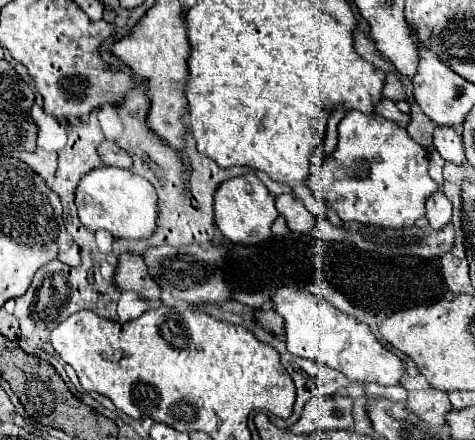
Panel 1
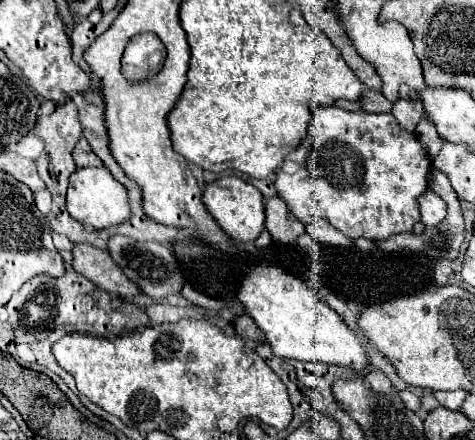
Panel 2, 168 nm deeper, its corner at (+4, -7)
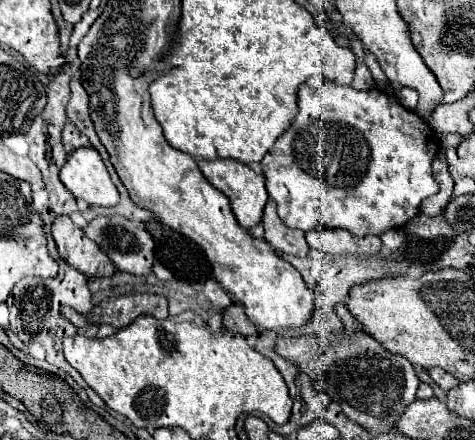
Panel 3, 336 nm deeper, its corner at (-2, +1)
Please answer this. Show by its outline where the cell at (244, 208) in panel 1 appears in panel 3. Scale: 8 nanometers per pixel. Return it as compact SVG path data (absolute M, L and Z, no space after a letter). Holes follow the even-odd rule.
M219 158L219 160L199 160L199 168L205 174L205 178L219 188L231 202L231 210L239 222L239 226L253 228L263 218L263 206L267 202L267 190L265 190L265 178L263 174L255 172L251 166L231 160L231 158Z

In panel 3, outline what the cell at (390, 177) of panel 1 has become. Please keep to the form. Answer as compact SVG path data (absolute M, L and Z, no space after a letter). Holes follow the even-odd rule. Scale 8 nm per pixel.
M311 76L297 90L297 116L275 140L275 146L261 160L265 168L267 192L277 204L277 214L289 228L303 232L343 228L357 238L403 228L419 214L423 198L435 194L439 184L433 178L431 162L439 150L439 138L431 126L399 104L399 100L379 88L355 90L339 86L325 76Z

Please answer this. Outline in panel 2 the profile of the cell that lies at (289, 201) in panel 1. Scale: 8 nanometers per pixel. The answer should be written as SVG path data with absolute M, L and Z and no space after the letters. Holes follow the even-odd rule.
M279 196L267 200L265 214L267 214L265 228L269 230L275 242L293 244L305 232L305 224L301 224L301 220L297 220L293 212L289 212L289 206L283 200L279 200Z

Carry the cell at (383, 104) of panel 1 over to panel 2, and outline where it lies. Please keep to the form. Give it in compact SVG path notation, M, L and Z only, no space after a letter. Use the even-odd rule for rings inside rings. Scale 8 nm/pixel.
M365 88L363 98L361 98L361 110L369 114L379 114L379 112L391 112L393 104L379 92L379 90L369 90Z

